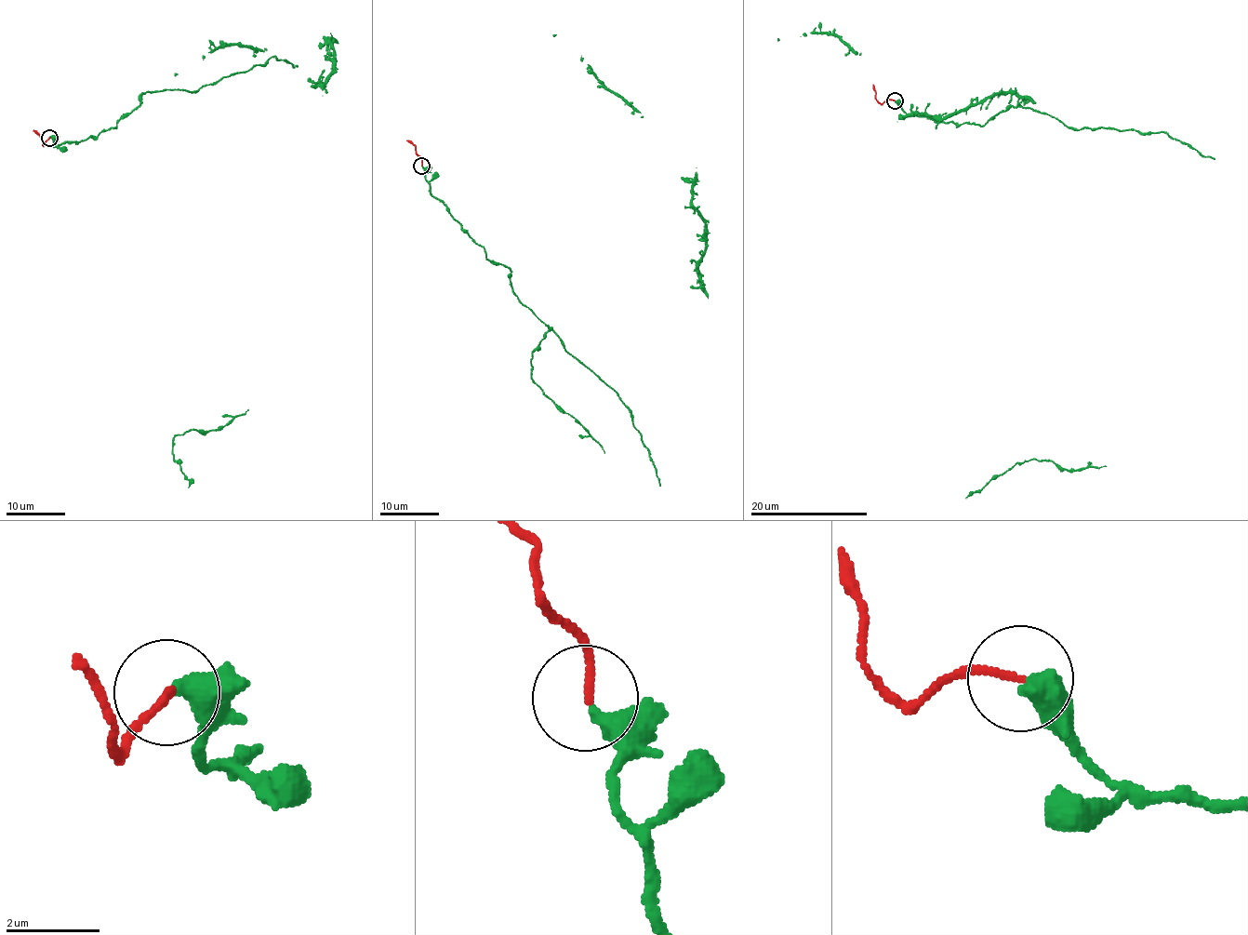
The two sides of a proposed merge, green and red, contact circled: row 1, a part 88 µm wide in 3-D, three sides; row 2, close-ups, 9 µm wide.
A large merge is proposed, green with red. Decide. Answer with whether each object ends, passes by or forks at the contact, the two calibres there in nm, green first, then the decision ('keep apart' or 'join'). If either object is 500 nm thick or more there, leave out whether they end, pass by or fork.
green ends there; red ends there; 440 nm thick on the green side, 150 nm on the other; join

